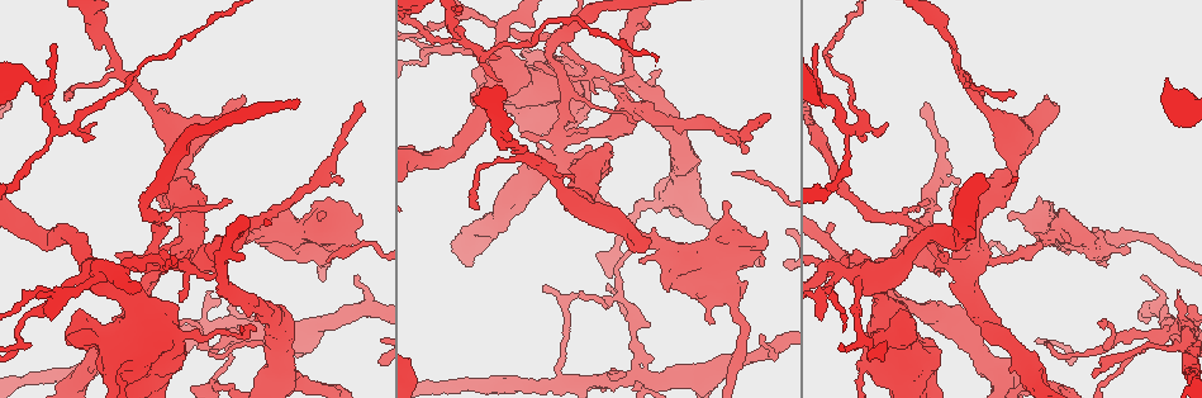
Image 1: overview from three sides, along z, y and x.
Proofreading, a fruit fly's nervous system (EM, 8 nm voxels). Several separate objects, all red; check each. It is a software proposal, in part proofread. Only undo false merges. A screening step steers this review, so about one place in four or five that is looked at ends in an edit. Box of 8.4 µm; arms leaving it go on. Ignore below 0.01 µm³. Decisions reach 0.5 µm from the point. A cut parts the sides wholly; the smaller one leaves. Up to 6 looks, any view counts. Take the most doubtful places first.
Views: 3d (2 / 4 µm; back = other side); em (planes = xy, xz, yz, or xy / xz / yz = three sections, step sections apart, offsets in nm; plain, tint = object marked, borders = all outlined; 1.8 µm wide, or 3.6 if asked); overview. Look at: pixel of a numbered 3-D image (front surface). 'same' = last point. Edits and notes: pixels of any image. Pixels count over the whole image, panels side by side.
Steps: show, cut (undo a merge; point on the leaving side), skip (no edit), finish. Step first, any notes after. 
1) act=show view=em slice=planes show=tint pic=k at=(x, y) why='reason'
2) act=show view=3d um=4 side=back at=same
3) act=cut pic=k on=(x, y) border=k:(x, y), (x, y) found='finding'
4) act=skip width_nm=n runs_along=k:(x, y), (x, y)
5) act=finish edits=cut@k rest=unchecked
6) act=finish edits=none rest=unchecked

act=show view=3d um=4 pic=1 at=(58, 130) why='sharp bend'

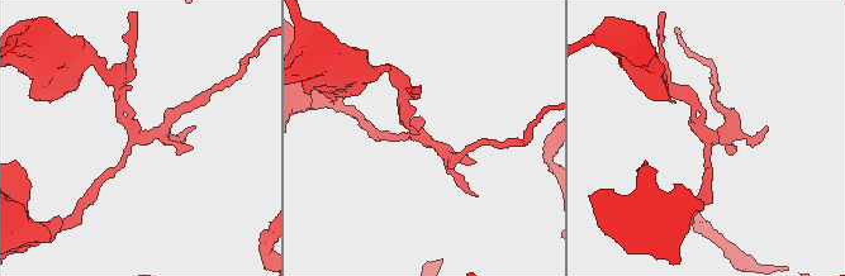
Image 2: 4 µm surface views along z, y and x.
act=show view=em slice=xz step=4 show=tint pic=2 at=(708, 135) why='shape alone is not enough'

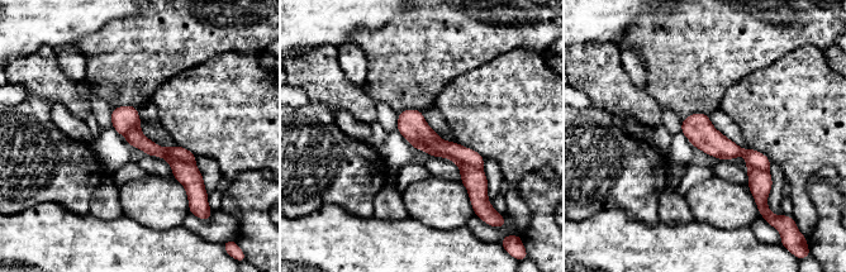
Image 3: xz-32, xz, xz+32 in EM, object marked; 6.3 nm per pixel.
act=show view=em slice=xy step=16 show=tint at=same

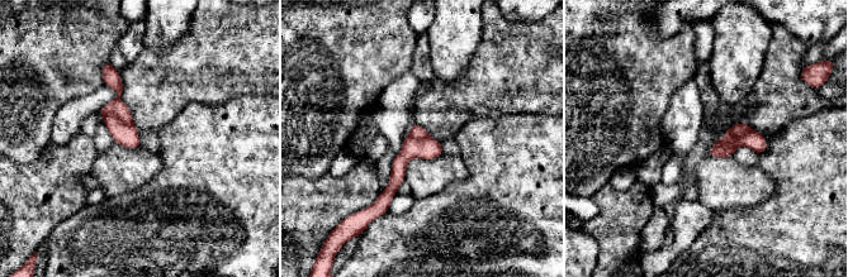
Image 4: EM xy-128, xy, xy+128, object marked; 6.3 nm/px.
act=cut pic=4 on=(126, 134) part_leaving=4:(436, 143), (399, 162), (383, 205) found='a second cell is stuck on'

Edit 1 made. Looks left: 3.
act=show view=3d um=4 pic=1 at=(590, 65) why='sudden change in width'

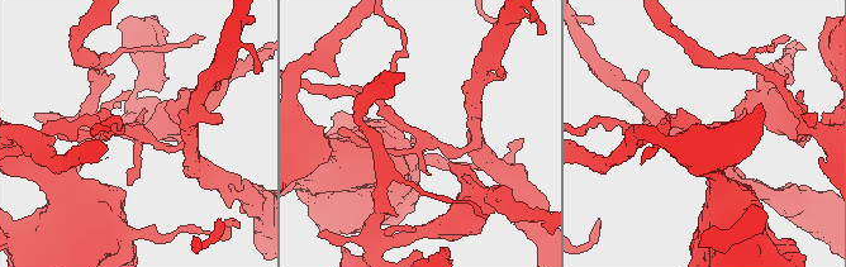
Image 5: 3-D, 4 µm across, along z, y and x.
act=show view=em slice=xz step=8 show=borders pic=5 at=(136, 130)

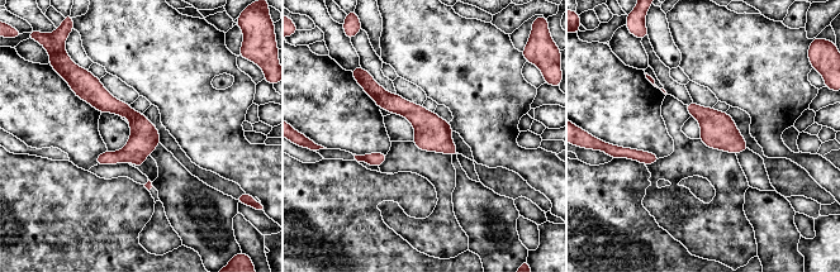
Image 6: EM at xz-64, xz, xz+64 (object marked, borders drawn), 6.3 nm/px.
act=show view=em slice=planes show=borders at=same

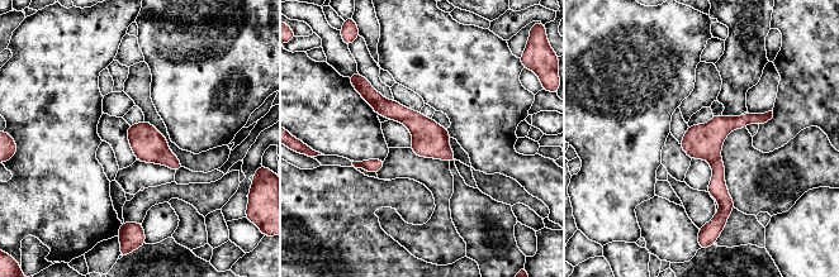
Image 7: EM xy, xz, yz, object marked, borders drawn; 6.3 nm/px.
act=skip width_nm=220 runs_along=7:(364, 90), (409, 118), (451, 158) found='continuous, no second cell'

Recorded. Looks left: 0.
act=finish edits=cut@4 rest=unchecked

